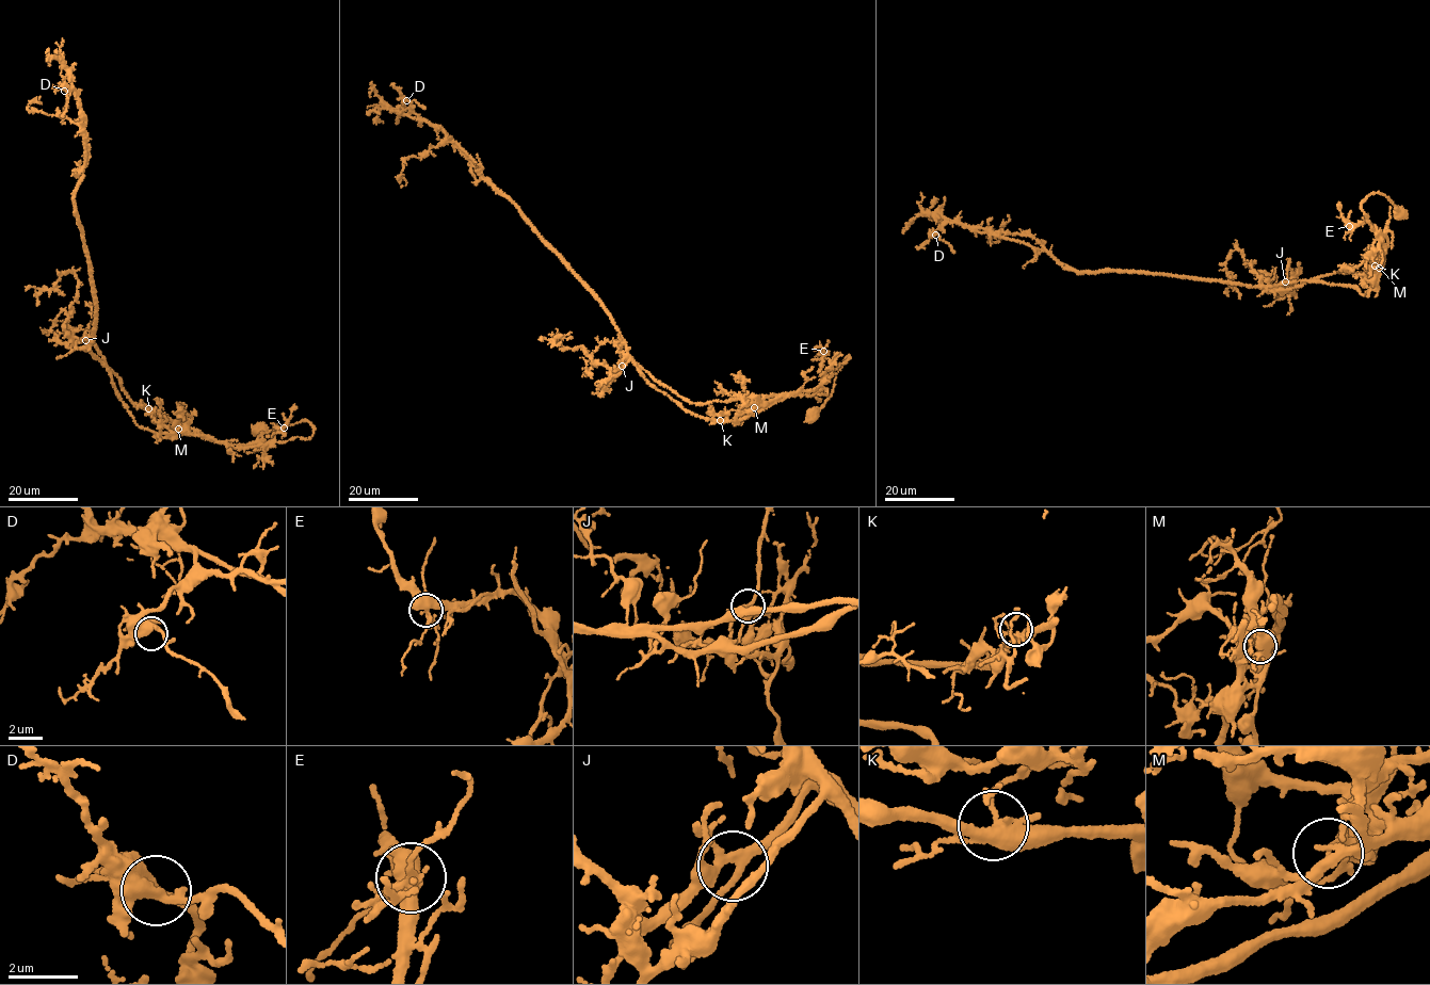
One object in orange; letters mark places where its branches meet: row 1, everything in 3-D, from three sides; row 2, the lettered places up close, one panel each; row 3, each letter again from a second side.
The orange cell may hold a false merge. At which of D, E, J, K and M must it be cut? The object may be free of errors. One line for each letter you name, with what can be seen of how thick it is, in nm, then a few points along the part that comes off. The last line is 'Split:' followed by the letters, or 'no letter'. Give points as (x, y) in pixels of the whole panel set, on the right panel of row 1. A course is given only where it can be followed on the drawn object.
M: calibre 200 nm; course (1379, 268), (1275, 291), (1136, 271), (1076, 271), (1026, 235), (974, 229), (934, 214), (909, 225), (914, 221)
Split: M

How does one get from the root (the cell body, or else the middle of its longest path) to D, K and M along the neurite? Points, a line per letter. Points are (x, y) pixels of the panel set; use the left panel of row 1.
D: (259, 431), (314, 432), (234, 448), (138, 425), (116, 394), (93, 342), (73, 197), (84, 134), (64, 91)
K: (259, 431), (305, 420), (314, 432), (307, 439), (234, 448), (148, 408)
M: (259, 431), (276, 430), (305, 420), (314, 432), (307, 439), (294, 438), (262, 447), (239, 448), (178, 429)

